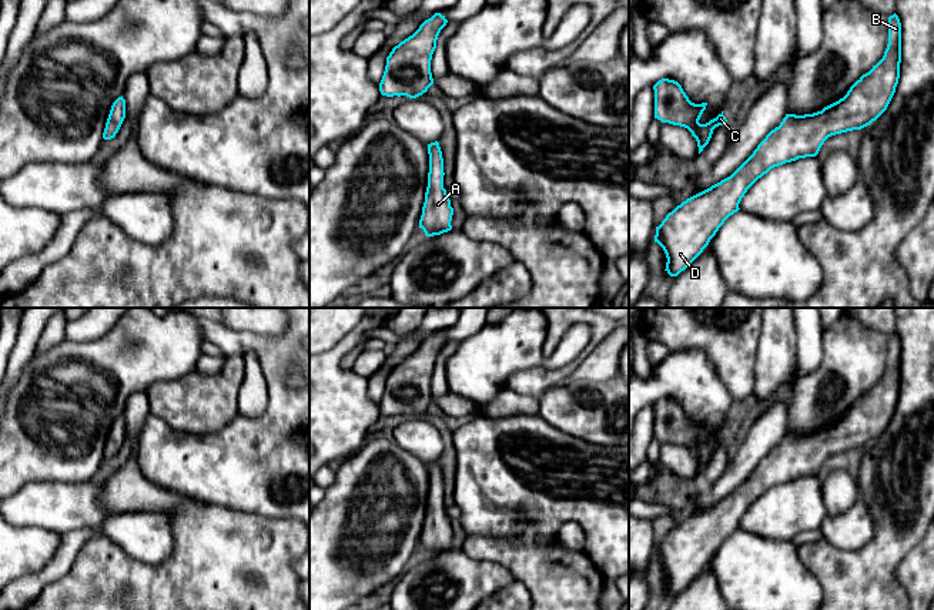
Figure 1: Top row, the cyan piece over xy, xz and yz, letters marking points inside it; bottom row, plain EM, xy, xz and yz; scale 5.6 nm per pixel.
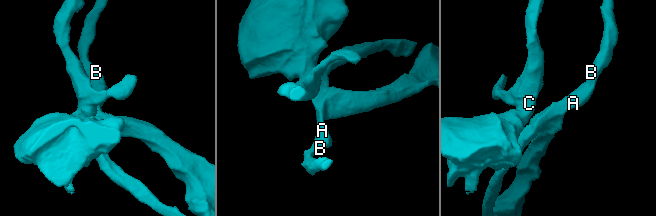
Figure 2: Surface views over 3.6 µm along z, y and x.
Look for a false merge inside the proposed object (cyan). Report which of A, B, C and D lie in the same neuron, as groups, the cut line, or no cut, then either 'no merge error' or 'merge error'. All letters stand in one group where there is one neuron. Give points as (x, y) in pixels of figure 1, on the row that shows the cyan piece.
A B C D | no cut | no merge error

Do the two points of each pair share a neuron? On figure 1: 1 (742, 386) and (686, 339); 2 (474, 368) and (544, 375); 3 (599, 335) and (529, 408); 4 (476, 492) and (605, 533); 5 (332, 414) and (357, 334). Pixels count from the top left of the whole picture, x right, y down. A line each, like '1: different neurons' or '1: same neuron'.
1: same neuron
2: different neurons
3: different neurons
4: same neuron
5: same neuron

